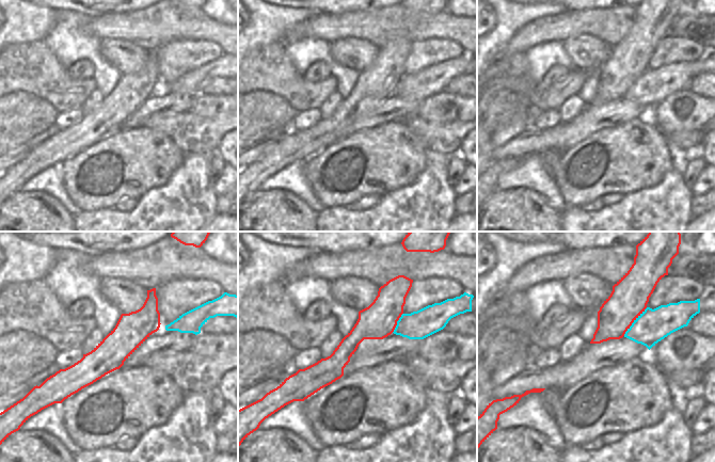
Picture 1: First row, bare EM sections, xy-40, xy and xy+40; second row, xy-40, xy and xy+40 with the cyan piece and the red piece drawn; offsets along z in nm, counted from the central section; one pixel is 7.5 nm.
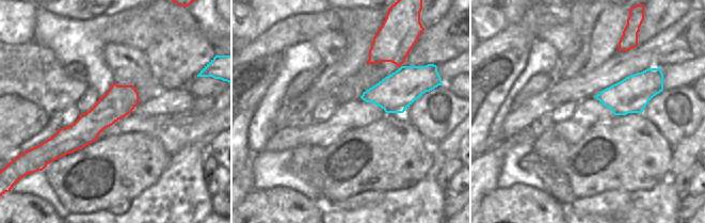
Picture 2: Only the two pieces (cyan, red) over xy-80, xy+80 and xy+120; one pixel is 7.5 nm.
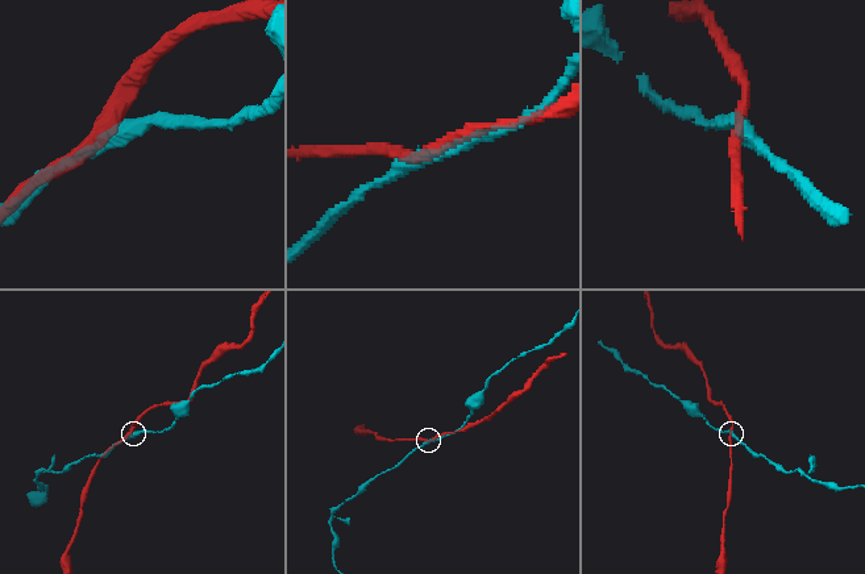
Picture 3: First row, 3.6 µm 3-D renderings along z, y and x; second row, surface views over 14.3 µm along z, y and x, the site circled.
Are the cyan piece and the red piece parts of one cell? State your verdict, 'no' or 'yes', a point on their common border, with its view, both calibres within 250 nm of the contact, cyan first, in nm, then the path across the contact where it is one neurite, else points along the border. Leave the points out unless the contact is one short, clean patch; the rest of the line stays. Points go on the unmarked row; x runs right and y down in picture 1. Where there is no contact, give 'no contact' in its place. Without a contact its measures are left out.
no; meets cyan in xy+40 at (634, 82); 240 nm thick on the cyan side, 280 nm on the other; border along xy+40 (647, 68), (623, 96)

